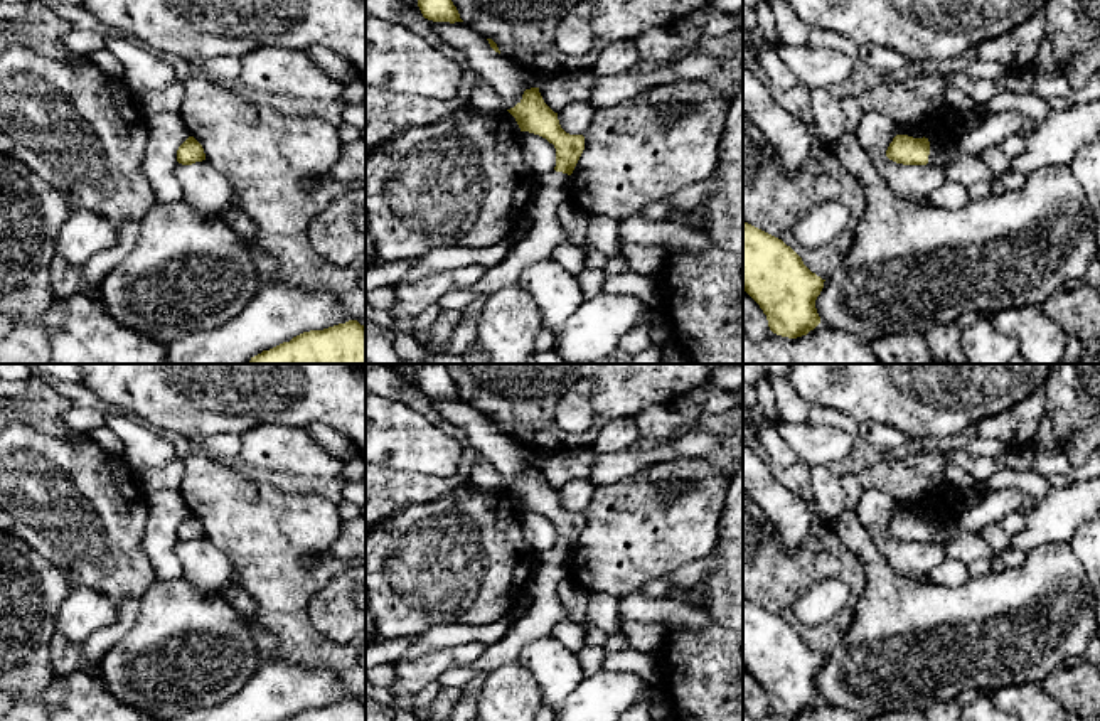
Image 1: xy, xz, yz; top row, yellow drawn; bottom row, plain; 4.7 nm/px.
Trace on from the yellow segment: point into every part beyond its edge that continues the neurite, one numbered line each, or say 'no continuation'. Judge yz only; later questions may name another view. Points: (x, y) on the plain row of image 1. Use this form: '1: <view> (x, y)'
1: yz (940, 529)

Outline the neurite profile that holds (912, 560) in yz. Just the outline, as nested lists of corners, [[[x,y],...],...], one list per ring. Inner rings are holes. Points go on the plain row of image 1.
[[[864,490],[856,512],[879,554],[898,574],[913,581],[928,581],[930,571],[947,559],[943,542],[903,542],[886,534],[889,521],[898,512],[898,504],[886,494]]]

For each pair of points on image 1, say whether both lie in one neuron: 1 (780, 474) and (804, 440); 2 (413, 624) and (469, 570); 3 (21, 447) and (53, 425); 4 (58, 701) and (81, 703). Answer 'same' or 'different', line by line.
1: different
2: same
3: different
4: same

